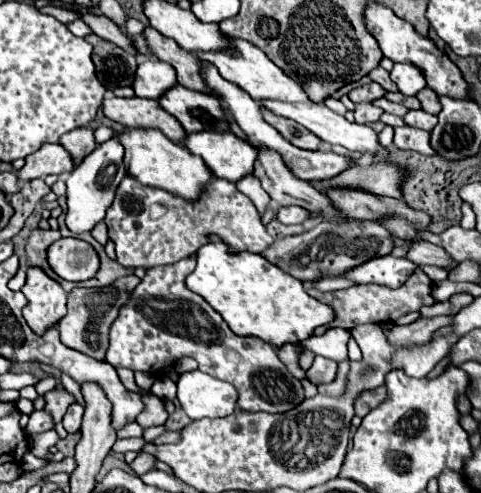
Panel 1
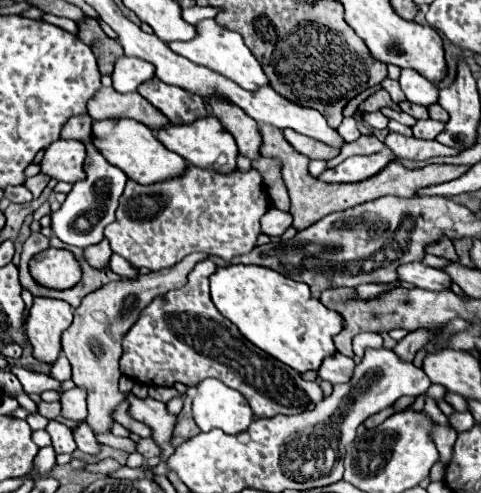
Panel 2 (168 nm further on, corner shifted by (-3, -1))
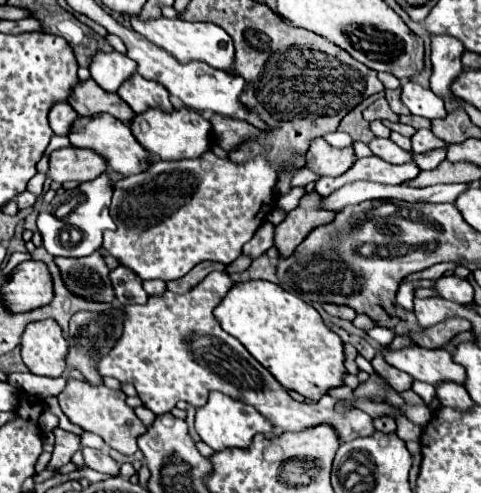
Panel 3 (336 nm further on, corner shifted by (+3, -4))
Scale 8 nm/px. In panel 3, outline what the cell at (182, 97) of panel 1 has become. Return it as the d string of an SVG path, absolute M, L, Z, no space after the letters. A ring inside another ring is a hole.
M134 72L120 88L118 96L136 112L142 114L148 108L164 108L172 110L172 104L168 100L168 90L162 88L162 84L154 80L142 78L138 72Z

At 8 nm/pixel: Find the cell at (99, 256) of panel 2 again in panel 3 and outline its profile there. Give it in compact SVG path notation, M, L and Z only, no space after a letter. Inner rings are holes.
M94 252L94 256L86 258L54 258L54 262L60 268L62 280L72 294L108 304L116 300L108 268L100 252Z

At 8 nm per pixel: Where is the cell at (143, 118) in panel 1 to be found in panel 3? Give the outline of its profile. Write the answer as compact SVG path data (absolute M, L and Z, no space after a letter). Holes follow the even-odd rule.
M92 78L86 82L78 82L72 88L68 104L78 112L78 116L94 116L106 112L124 124L134 118L132 108L118 94L102 90Z

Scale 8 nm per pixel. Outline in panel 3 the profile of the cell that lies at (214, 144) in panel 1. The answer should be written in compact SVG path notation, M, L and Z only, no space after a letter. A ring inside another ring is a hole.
M150 108L132 118L130 132L150 154L158 154L162 160L192 158L192 156L200 156L210 148L210 122L204 120L198 112L188 108L180 108L172 112Z

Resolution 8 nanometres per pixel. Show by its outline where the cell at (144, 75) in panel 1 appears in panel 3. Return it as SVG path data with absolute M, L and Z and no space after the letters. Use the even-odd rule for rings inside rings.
M96 52L90 60L88 70L98 86L102 86L106 92L116 92L120 84L128 80L130 74L136 70L136 64L120 52Z

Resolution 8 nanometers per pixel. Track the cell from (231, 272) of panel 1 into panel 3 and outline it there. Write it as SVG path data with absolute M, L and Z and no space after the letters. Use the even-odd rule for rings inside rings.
M264 280L236 284L222 304L218 304L214 314L222 328L238 338L286 390L294 390L306 400L318 402L328 390L344 384L348 370L344 366L342 338L322 322L320 314L310 304L278 284Z

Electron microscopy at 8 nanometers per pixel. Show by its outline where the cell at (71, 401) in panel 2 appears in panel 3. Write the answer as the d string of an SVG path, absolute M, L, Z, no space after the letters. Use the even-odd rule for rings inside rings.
M66 378L66 388L62 390L62 394L58 394L58 404L72 424L80 426L86 432L98 434L110 448L126 456L138 450L136 440L146 432L146 426L138 420L134 410L126 404L126 394L120 390L106 388L104 384L92 386L88 382Z

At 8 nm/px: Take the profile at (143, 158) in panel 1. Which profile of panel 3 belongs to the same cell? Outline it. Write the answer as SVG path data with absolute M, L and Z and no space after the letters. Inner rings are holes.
M96 114L96 116L88 116L88 118L76 118L70 132L68 132L68 140L76 148L90 148L90 150L102 154L106 158L108 166L122 176L132 176L136 172L142 172L142 170L148 168L148 162L146 162L148 152L134 140L128 126L120 120L116 120L110 114Z

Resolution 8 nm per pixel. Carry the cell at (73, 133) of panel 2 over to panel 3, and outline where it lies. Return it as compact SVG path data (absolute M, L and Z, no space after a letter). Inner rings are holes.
M58 102L50 108L50 114L48 114L48 122L50 122L50 128L54 130L54 134L62 134L66 136L66 132L70 130L70 124L78 118L78 114L74 112L74 108L70 108L68 102Z

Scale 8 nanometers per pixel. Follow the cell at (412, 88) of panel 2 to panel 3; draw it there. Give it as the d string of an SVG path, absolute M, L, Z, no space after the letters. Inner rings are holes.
M410 80L402 84L402 102L414 116L422 116L428 120L446 118L448 114L440 96L436 96L430 88L422 88L420 84L414 84Z

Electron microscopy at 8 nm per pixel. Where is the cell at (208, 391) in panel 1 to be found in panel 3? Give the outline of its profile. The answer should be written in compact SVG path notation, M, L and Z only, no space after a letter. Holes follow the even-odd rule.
M210 392L210 402L206 402L206 406L198 408L198 412L196 412L196 432L214 450L248 448L256 434L264 434L266 438L274 438L274 436L280 434L274 428L274 424L268 422L256 408L252 408L248 404L242 404L240 400L232 400L228 396L222 396L220 392Z

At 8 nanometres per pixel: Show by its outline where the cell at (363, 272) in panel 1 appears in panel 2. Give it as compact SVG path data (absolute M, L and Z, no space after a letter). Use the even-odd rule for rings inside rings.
M424 263L400 265L396 271L398 271L398 281L400 283L412 283L416 287L430 289L430 291L440 291L440 289L450 287L450 277L448 275L444 275L440 269L428 267Z

